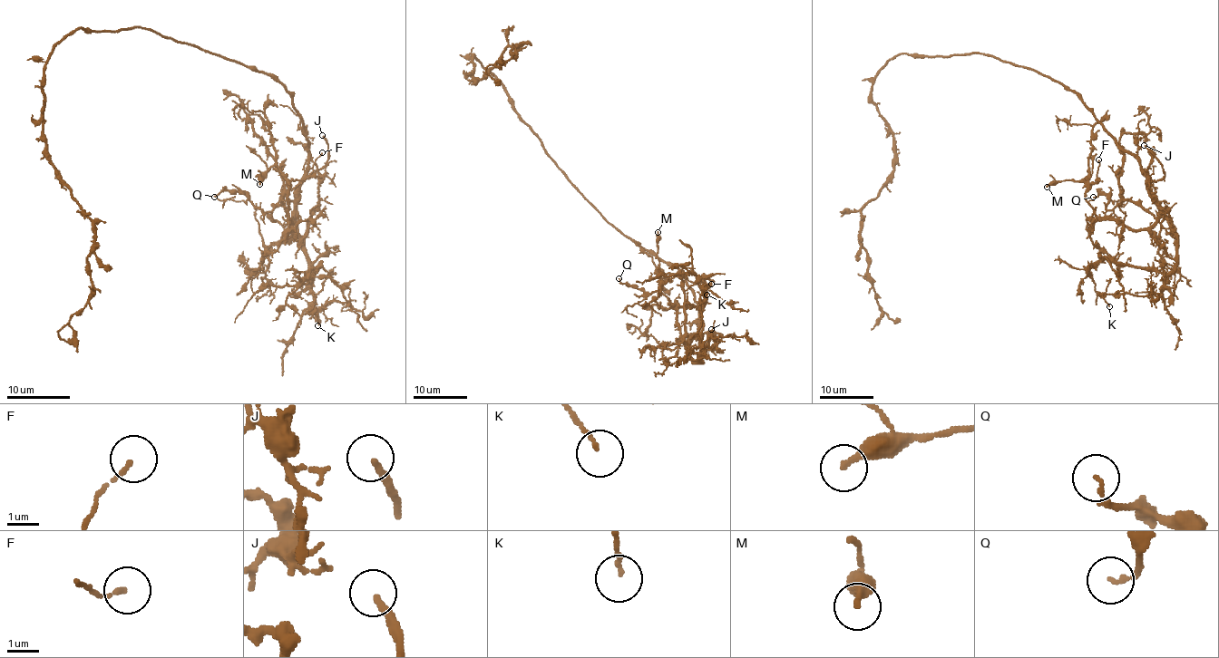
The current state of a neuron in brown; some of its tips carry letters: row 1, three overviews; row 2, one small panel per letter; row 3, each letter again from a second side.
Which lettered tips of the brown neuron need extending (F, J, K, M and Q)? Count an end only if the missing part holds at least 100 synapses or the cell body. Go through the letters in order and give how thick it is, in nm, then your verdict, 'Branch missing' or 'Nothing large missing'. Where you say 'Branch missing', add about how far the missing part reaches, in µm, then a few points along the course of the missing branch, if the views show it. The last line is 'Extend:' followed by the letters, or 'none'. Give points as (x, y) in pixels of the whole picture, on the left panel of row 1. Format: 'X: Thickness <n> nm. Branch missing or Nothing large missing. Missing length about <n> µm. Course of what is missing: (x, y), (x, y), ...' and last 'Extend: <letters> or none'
F: Thickness 130 nm. Nothing large missing
J: Thickness 150 nm. Branch missing. Missing length about 30 µm. Course of what is missing: (322, 135), (311, 104), (297, 82), (247, 43), (233, 40), (227, 23)
K: Thickness 110 nm. Nothing large missing
M: Thickness 220 nm. Nothing large missing
Q: Thickness 130 nm. Nothing large missing
Extend: J

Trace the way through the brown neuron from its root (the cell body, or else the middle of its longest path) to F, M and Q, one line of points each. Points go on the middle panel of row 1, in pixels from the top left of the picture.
F: (589, 201), (624, 235), (683, 275), (699, 316), (699, 329), (686, 344), (681, 270), (689, 281), (711, 284)
M: (589, 201), (683, 275), (699, 316), (699, 329), (686, 344), (681, 270), (666, 273), (658, 266), (658, 232)
Q: (589, 201), (683, 275), (697, 306), (699, 329), (686, 344), (677, 309), (664, 295), (619, 278)

